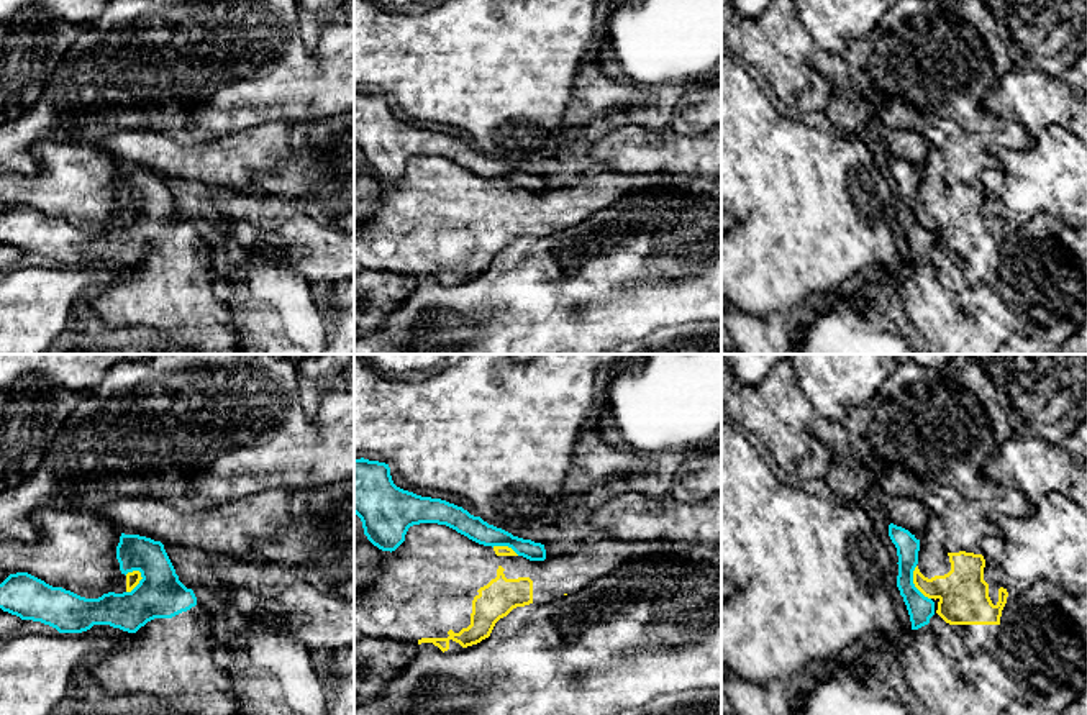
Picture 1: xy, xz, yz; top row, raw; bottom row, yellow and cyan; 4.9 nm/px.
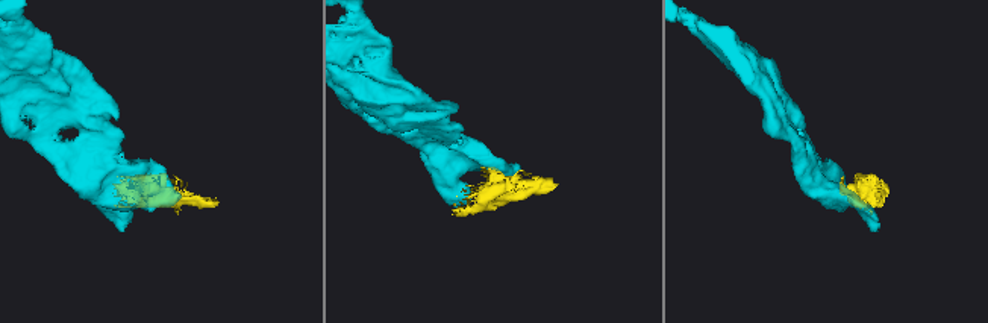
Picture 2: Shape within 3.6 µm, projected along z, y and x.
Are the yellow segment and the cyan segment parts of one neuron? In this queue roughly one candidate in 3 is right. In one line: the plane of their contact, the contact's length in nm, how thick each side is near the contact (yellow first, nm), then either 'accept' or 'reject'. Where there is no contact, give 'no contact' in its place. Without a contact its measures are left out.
xy | 130 nm | 70/240 nm | reject

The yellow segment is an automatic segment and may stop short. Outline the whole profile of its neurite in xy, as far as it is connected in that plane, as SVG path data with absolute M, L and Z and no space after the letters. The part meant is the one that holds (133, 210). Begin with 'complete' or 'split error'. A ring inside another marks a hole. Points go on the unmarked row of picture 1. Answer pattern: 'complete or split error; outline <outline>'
split error; outline M38 143L33 146L33 154L43 159L41 172L36 175L21 175L3 172L0 174L0 203L7 207L28 205L52 220L62 220L85 231L98 231L103 226L131 225L141 210L139 203L128 205L120 203L116 192L116 179L121 166L115 156L98 148L97 144L72 144L72 143Z

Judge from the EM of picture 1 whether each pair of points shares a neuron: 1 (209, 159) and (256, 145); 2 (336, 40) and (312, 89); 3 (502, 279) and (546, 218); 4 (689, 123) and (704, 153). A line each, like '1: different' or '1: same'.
1: same
2: same
3: different
4: different

